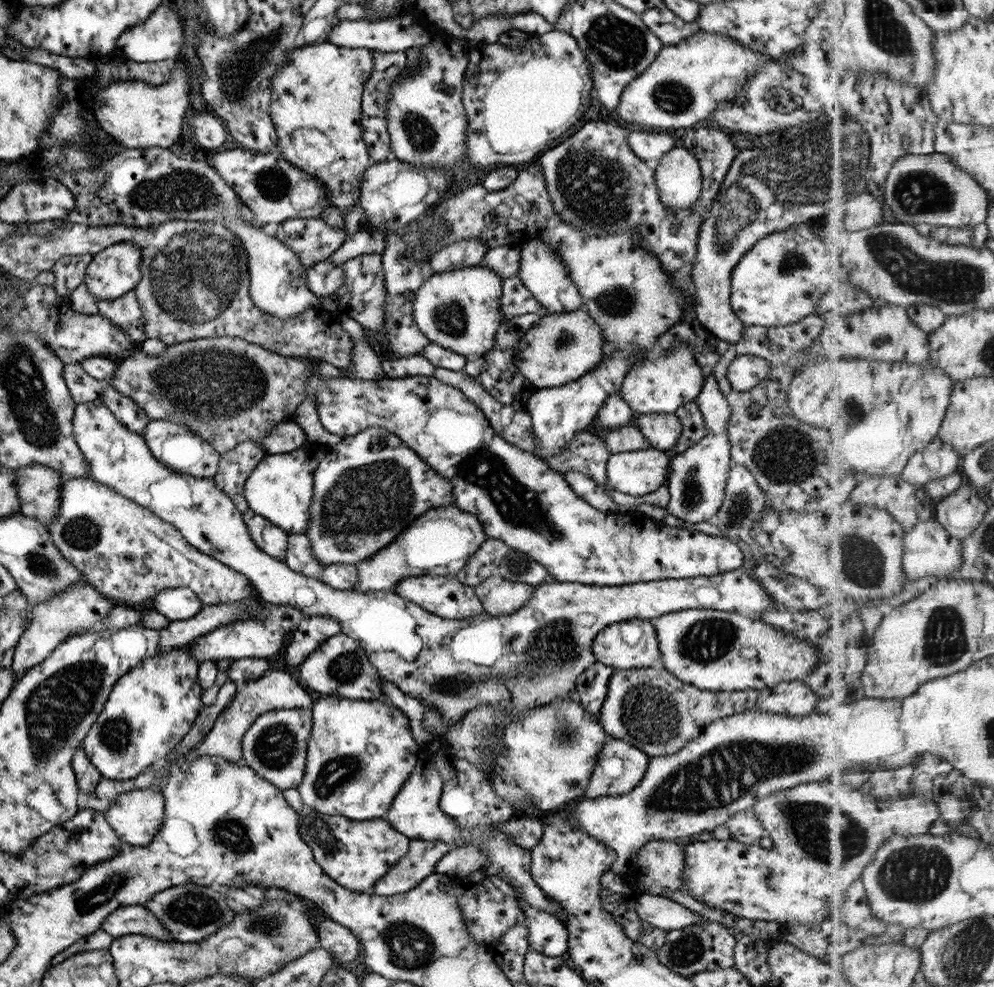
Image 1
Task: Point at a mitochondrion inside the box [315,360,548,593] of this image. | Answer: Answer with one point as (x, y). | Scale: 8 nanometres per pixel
(518, 567)

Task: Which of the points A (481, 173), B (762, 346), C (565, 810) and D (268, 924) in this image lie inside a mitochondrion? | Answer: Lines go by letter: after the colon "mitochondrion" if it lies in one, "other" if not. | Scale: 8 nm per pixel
A: other
B: other
C: other
D: mitochondrion

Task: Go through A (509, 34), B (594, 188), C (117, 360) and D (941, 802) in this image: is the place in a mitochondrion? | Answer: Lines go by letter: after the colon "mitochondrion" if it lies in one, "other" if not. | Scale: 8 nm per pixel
A: other
B: mitochondrion
C: other
D: other

